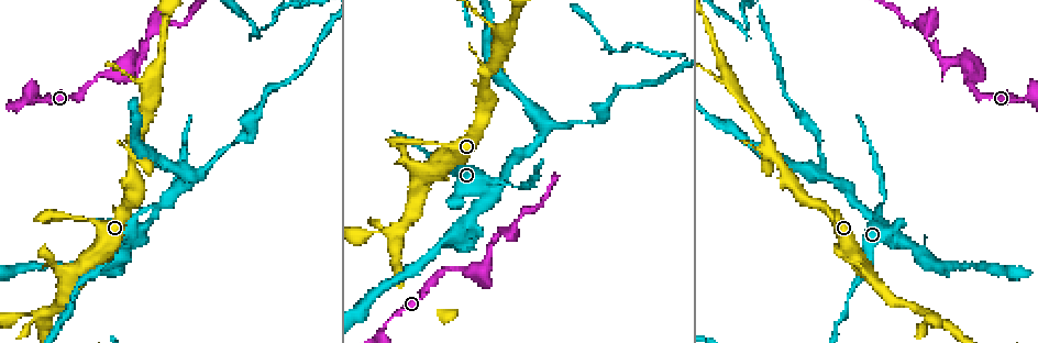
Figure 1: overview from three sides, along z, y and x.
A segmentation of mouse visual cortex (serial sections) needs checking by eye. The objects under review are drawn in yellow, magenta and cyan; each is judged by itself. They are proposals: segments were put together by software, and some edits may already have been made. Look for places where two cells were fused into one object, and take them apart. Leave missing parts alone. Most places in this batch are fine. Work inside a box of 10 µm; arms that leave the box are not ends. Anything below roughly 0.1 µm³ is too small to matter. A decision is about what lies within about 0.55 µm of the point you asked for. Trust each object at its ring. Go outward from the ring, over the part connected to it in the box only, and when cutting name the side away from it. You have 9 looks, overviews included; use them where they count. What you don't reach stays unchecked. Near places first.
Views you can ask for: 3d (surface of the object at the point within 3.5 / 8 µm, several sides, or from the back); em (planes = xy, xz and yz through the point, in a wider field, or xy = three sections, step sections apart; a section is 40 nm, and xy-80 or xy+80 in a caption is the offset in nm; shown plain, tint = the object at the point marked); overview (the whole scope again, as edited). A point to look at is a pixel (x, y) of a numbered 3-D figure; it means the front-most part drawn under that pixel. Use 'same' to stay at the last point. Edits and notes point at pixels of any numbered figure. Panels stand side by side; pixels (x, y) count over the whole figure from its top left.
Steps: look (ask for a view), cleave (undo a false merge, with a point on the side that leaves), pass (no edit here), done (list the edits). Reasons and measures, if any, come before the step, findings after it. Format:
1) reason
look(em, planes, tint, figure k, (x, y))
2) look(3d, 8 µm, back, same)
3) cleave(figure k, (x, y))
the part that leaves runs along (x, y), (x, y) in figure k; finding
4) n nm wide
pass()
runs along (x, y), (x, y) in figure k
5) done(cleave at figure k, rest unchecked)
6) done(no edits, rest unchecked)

thick turns thin
look(3d, 3.5 µm, figure 1, (498, 177))

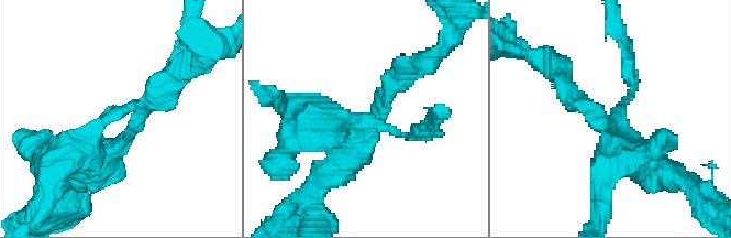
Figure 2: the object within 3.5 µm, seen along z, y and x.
look(em, xy, step 2, tint, figure 2, (615, 113))

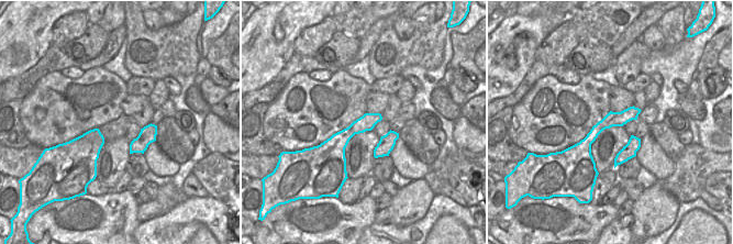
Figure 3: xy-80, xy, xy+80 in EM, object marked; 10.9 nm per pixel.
cleave(figure 2, (312, 187))
a second cell is stuck on

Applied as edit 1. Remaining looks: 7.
sharp bend
look(3d, 8 µm, figure 1, (130, 64))

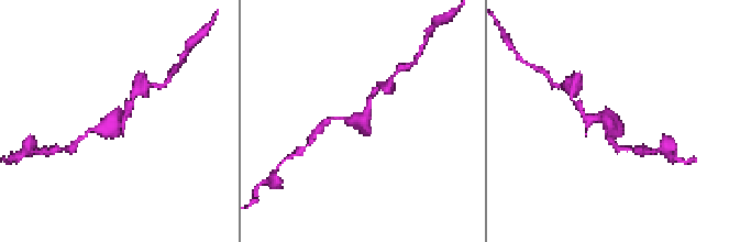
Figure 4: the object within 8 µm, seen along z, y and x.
shape alone is not enough
look(em, xy, step 5, tint, same)

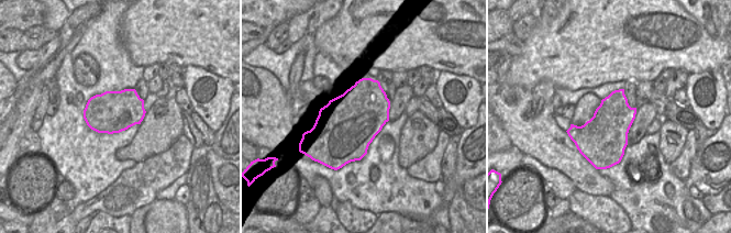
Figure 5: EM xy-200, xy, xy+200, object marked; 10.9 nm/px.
pass()
runs along (333, 119), (363, 119), (373, 95) in figure 4; one cell here

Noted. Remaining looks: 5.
two arms in line, one across
look(3d, 3.5 µm, figure 1, (507, 37))

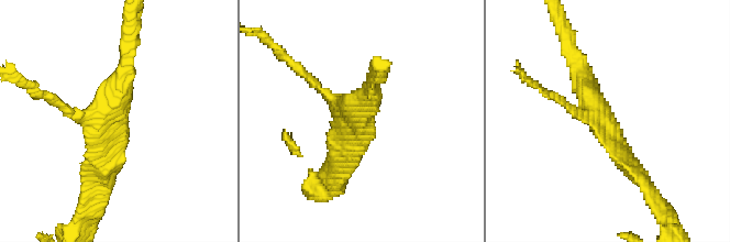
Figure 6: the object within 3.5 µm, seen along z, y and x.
3 arms; arms of 150, 250, 300 nm; need the tissue
look(em, planes, plain, figure 6, (114, 119))

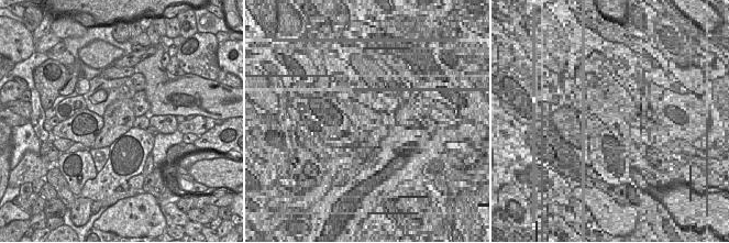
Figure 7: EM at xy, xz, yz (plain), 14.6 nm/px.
look(em, planes, tint, same)

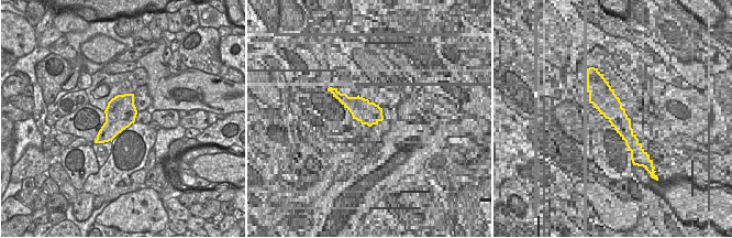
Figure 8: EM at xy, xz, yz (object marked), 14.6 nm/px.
440 nm wide
pass()
runs along (644, 180), (619, 153), (571, 55) in figure 6; continuous, no second cell

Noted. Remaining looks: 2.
narrows sharply
look(3d, 3.5 µm, figure 1, (394, 229))

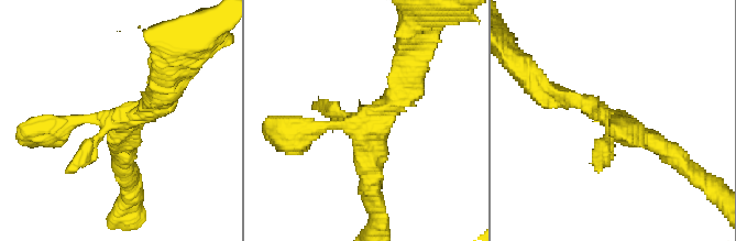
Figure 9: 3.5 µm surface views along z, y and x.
look(em, xy, step 1, tint, figure 9, (119, 120))

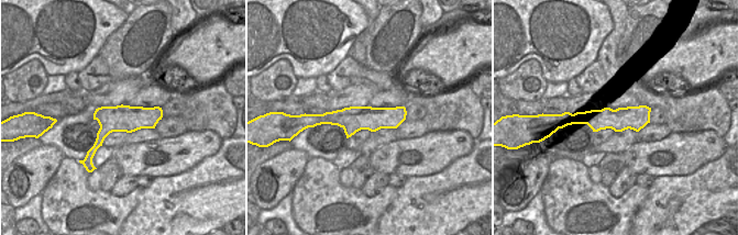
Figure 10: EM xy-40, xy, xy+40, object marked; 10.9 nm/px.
280 nm wide
pass()
runs along (564, 96), (621, 119), (674, 156) in figure 9; one cell here

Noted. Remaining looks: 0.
done(cleave at figure 2, rest unchecked)

